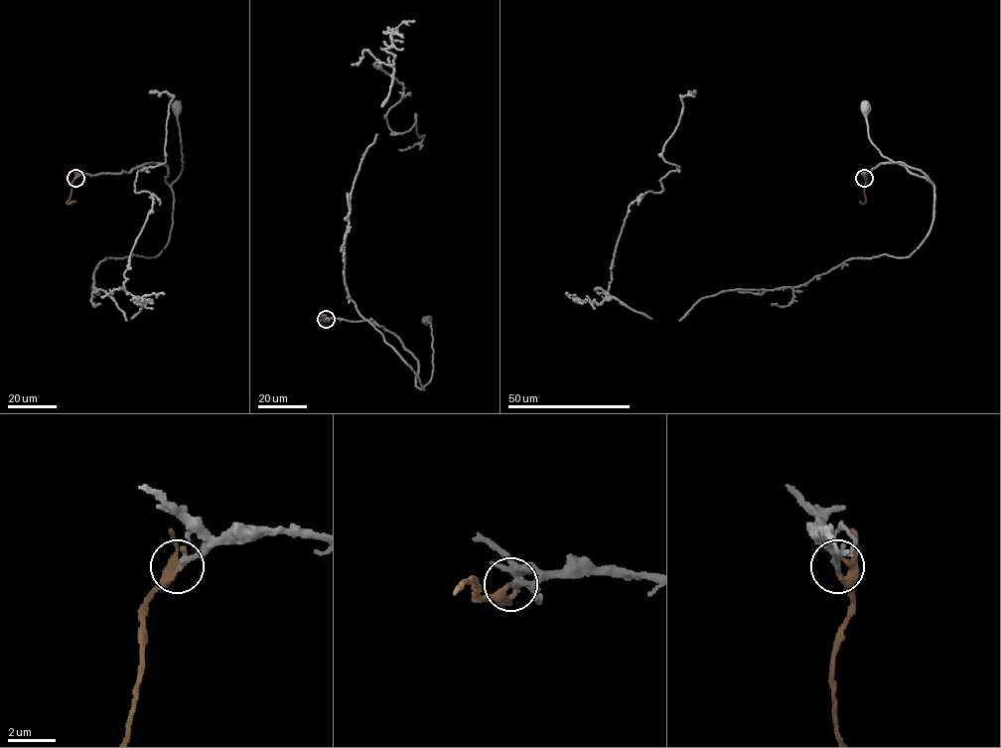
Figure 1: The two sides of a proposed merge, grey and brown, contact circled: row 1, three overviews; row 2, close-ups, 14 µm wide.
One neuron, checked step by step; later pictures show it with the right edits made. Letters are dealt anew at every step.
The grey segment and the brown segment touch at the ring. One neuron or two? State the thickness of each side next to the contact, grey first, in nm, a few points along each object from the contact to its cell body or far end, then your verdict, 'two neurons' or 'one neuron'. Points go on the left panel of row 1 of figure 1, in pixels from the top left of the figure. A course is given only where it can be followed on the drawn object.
240/240 nm | grey via (75, 178), (163, 163), (171, 185), (183, 162), (178, 107) | brown via (75, 178), (66, 203), (75, 201) | one neuron

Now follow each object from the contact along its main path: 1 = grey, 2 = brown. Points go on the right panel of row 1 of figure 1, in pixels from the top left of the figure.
1: (864, 178), (864, 172), (881, 163), (900, 163), (933, 185), (920, 170), (882, 154), (869, 136), (867, 107)
2: (864, 178), (865, 203), (859, 201)

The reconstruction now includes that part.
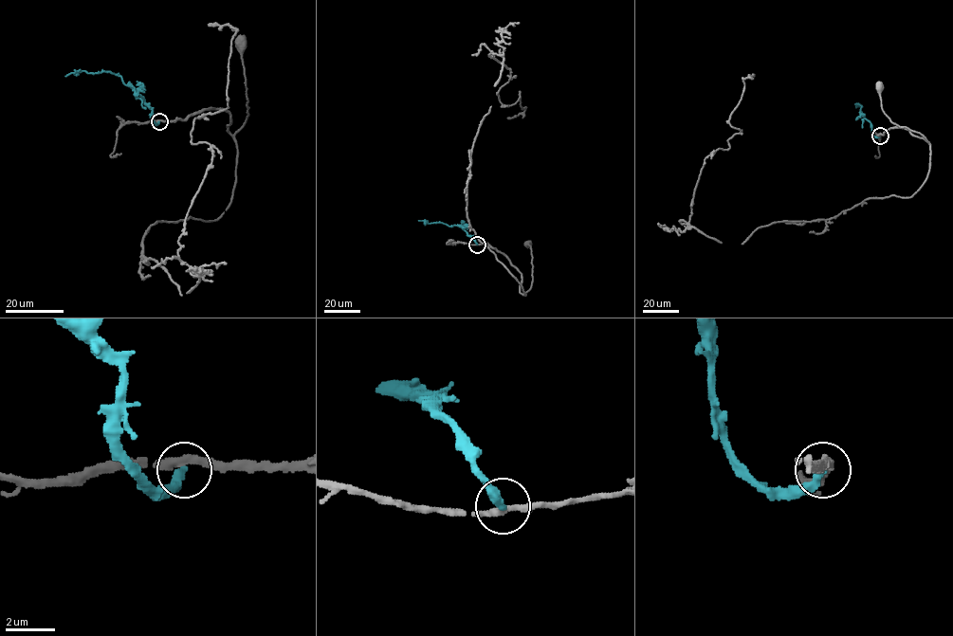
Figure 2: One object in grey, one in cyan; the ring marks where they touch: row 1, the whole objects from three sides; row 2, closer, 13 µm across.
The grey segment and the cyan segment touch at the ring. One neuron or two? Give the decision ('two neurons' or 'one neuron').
two neurons

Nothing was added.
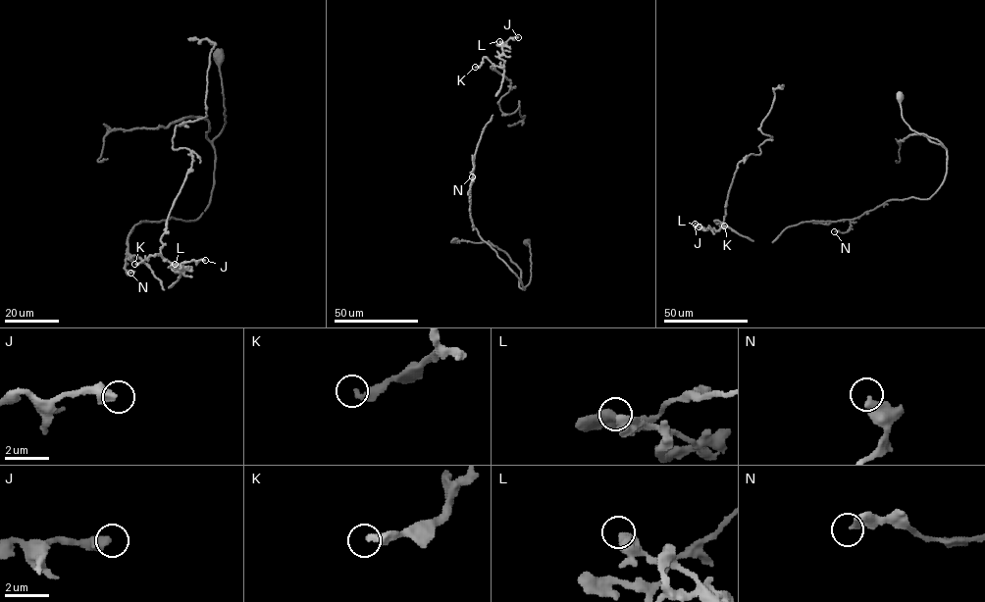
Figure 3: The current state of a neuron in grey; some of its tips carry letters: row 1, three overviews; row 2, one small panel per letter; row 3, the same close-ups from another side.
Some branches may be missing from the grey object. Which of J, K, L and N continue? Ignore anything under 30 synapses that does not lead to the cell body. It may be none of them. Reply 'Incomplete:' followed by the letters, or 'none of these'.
Incomplete: J

